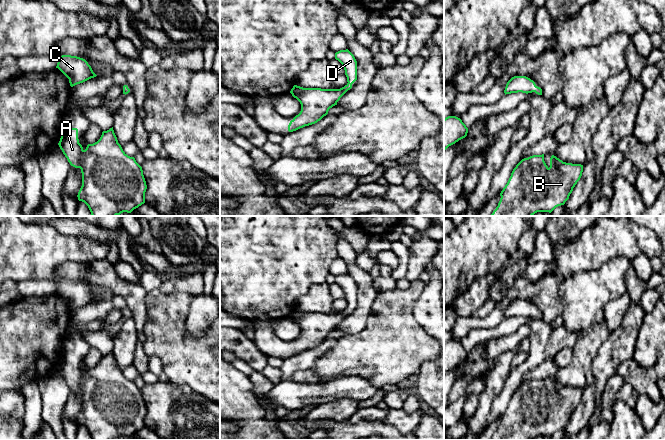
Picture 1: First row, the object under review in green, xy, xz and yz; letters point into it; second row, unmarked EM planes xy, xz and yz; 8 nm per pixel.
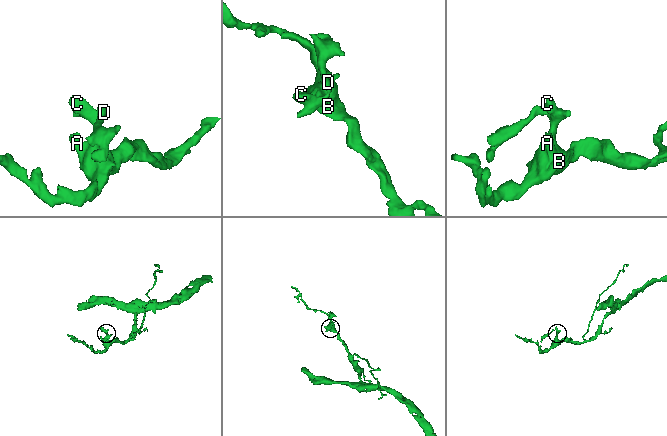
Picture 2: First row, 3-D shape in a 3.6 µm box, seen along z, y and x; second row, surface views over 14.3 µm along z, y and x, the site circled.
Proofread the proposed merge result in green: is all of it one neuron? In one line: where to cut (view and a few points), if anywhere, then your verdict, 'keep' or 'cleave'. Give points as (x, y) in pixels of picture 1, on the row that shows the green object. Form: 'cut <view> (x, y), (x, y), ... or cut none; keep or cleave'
cut none; keep

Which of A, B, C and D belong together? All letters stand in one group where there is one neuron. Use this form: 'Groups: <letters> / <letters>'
Groups: A B C D

